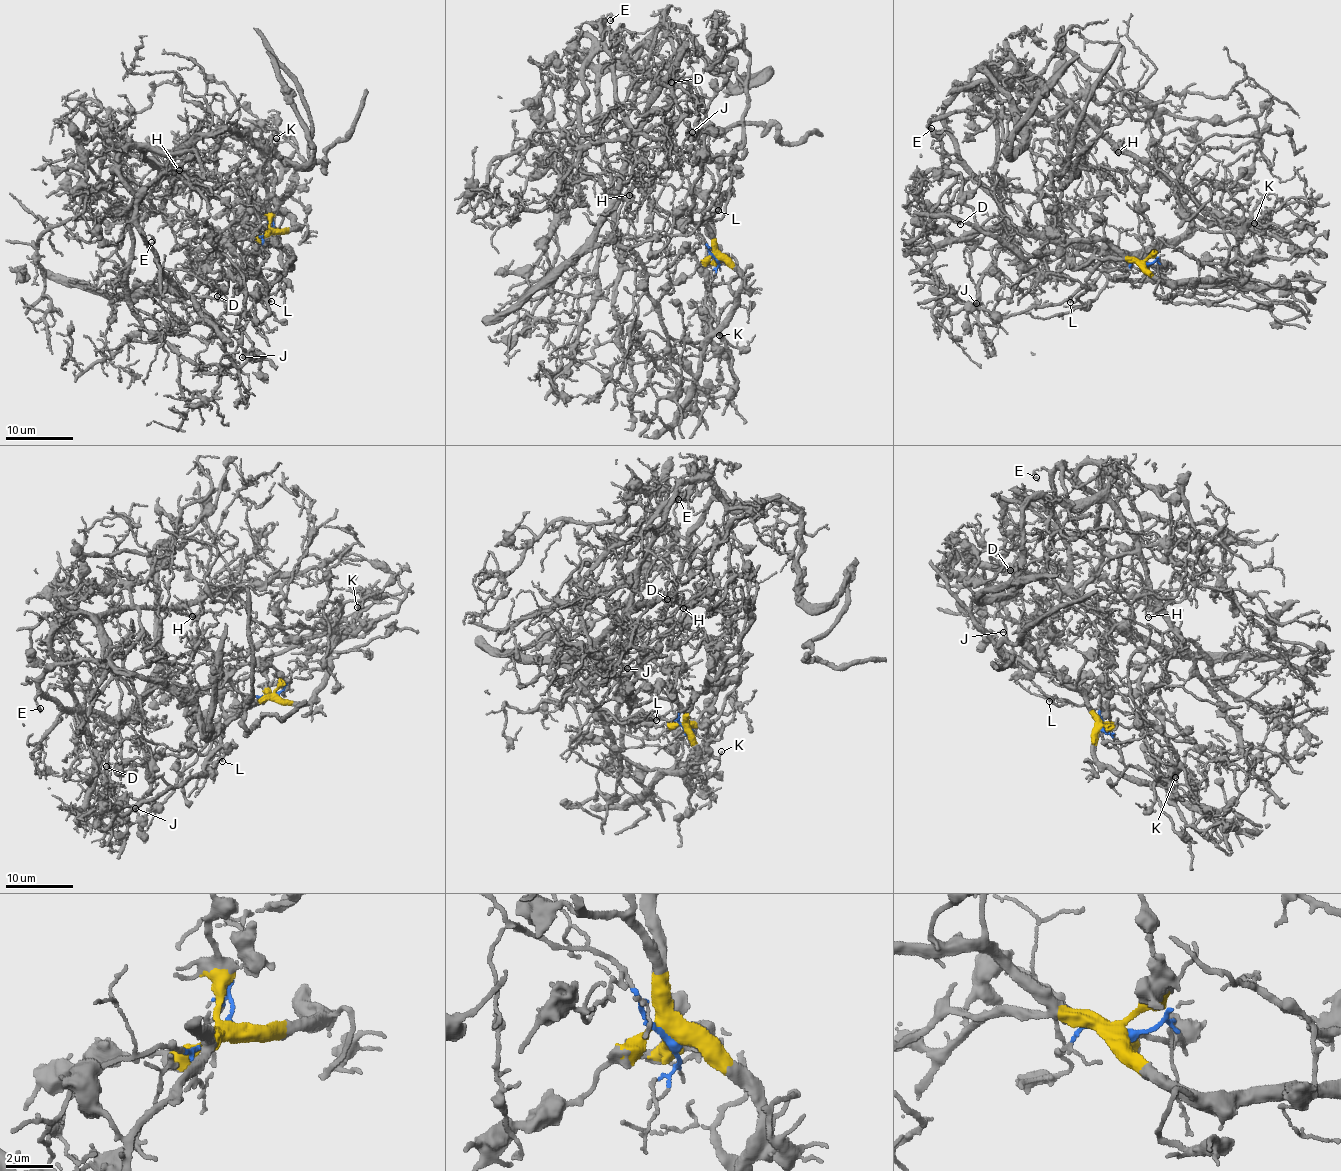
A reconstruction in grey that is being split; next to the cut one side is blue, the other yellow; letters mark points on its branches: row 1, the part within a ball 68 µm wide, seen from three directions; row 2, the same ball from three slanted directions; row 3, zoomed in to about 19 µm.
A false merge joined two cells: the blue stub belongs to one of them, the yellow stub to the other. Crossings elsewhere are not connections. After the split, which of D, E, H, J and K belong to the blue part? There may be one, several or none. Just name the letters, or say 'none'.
H

